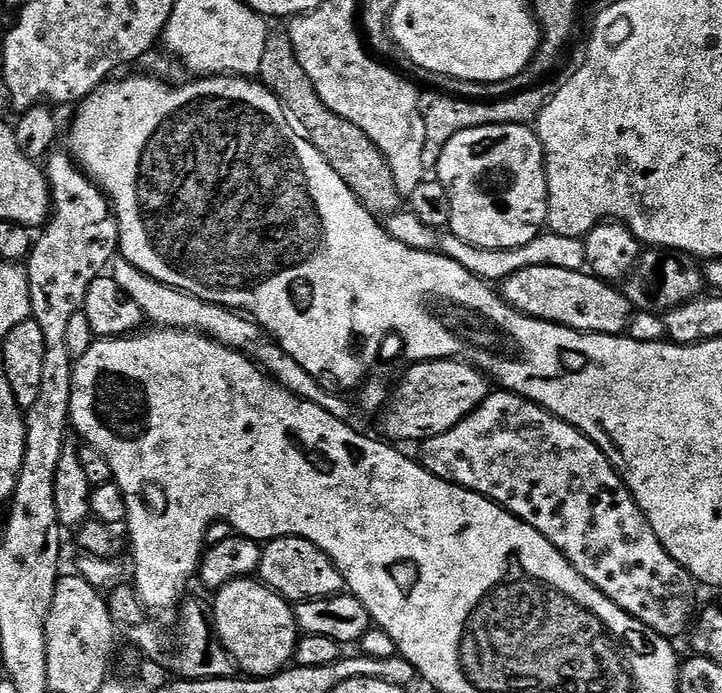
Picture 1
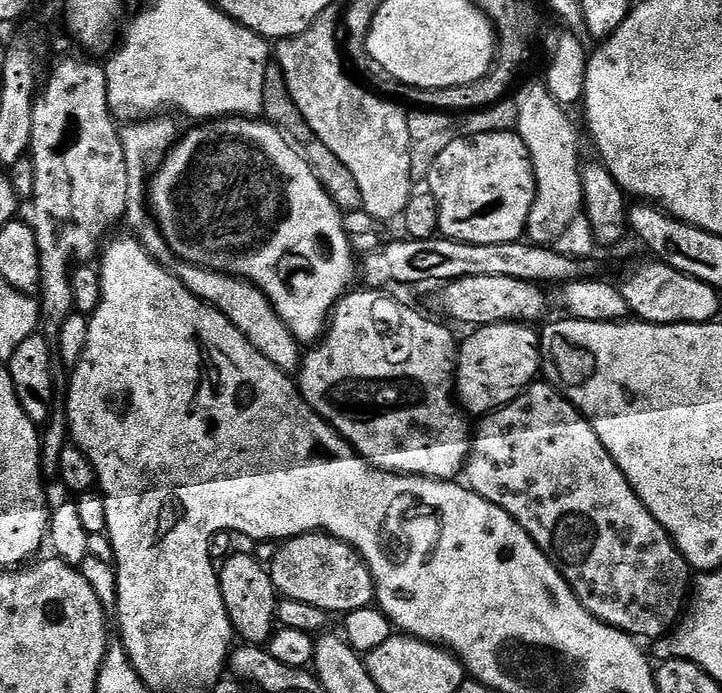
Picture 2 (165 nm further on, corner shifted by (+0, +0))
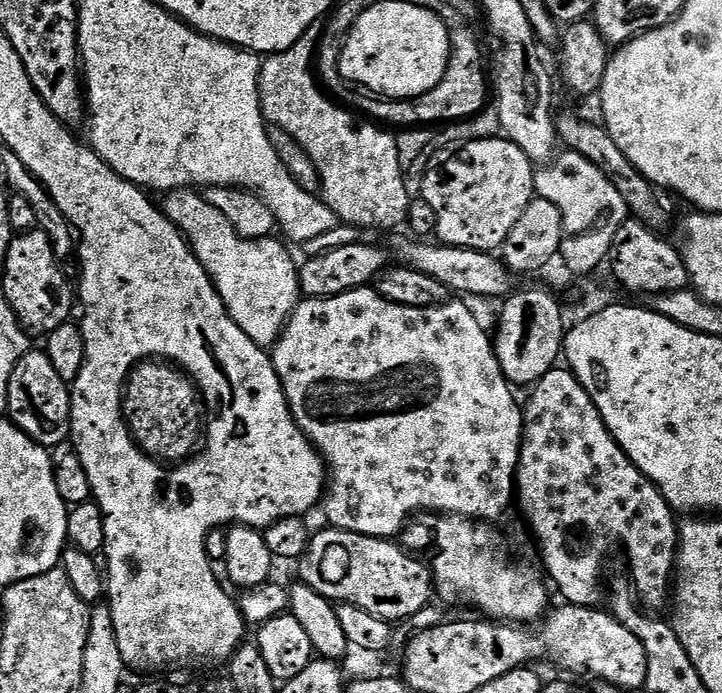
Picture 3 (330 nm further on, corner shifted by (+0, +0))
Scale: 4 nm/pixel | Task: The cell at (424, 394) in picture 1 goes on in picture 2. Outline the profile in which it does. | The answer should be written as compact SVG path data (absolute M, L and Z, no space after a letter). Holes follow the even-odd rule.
M522 323L487 324L459 341L454 392L469 417L483 418L509 404L541 375L542 336L536 330Z

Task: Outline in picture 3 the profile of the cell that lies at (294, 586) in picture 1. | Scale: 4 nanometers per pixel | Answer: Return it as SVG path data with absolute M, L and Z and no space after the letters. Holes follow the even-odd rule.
M325 527L325 532L320 532L308 541L308 549L298 561L300 567L299 579L306 586L318 590L326 599L337 605L349 604L366 610L366 614L374 614L378 618L389 622L396 620L411 621L414 614L423 608L429 607L434 600L434 581L431 567L424 564L423 559L409 554L399 543L379 536L363 536L353 532L344 532L340 528Z

